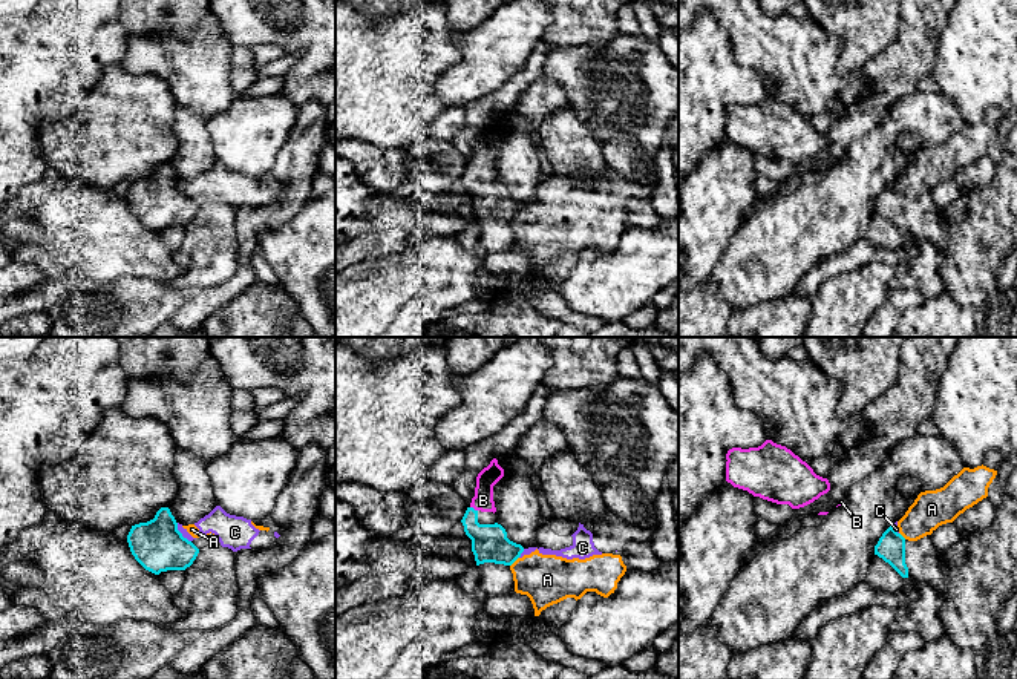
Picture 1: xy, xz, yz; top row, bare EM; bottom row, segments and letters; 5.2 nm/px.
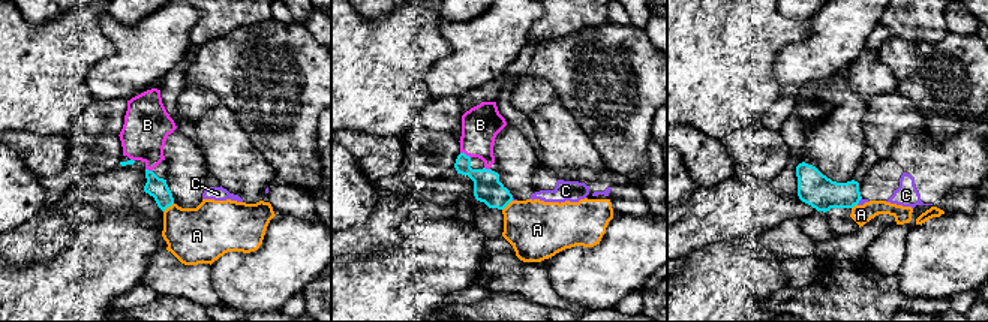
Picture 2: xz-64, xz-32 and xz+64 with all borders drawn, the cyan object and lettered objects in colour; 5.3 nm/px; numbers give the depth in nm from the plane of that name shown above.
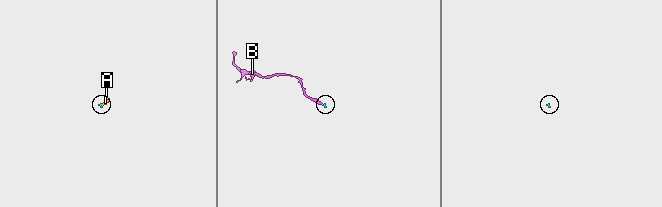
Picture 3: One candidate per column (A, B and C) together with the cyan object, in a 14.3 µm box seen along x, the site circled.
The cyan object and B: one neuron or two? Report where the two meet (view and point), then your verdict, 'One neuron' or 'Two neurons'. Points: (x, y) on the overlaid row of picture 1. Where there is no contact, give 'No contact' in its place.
Touches cyan at xz (472, 508). One neuron

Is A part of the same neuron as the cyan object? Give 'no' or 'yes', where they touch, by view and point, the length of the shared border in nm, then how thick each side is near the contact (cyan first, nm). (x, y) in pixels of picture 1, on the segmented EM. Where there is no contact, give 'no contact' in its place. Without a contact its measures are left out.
no | xz (515, 560) | 70 nm | 190/260 nm

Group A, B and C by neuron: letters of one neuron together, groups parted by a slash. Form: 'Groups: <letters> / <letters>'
Groups: A C / B

